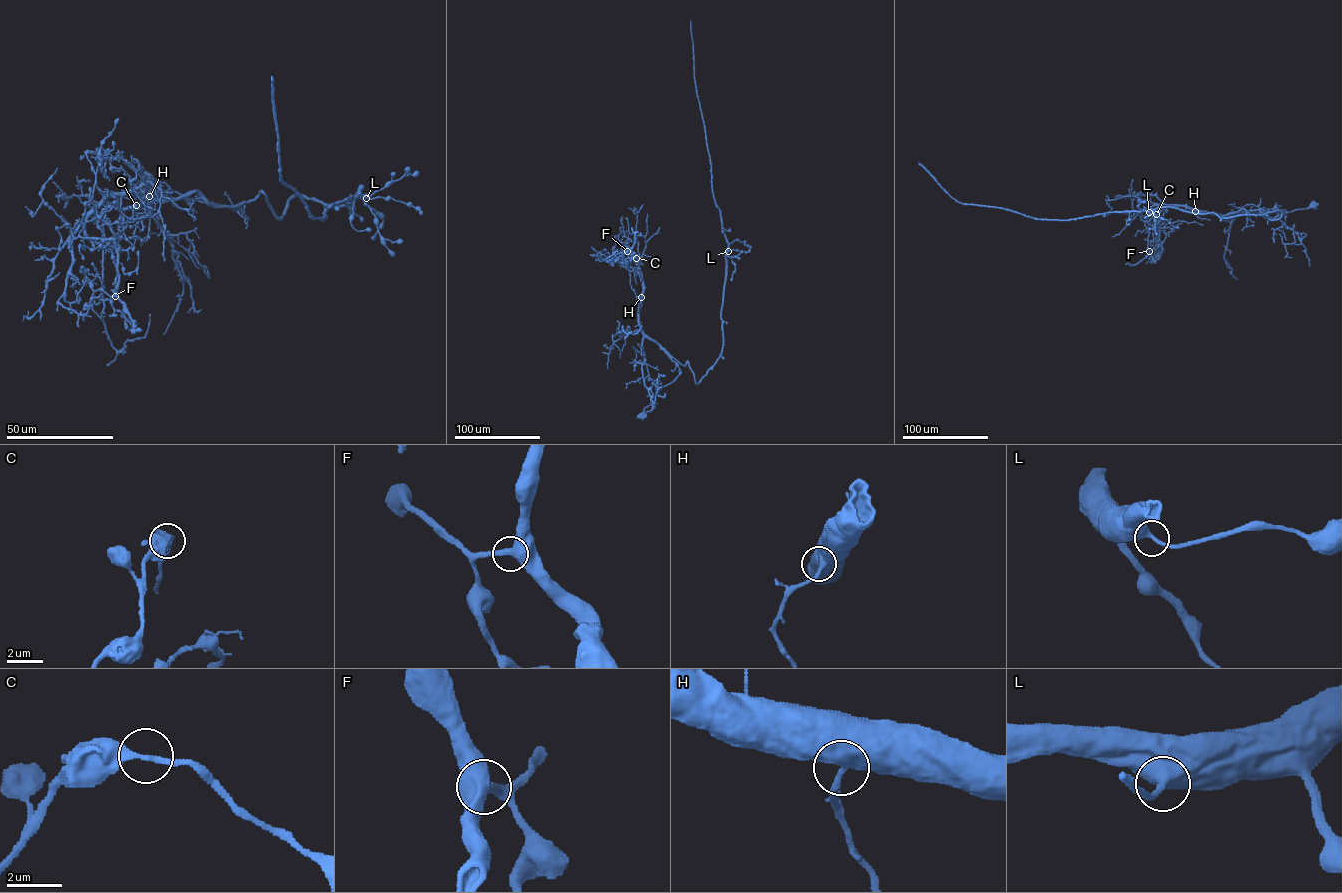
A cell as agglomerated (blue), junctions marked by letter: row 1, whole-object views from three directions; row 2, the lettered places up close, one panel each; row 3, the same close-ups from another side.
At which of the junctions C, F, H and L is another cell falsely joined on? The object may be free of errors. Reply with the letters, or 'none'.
C

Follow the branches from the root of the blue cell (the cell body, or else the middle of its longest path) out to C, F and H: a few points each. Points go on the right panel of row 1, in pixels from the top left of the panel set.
C: (1313, 205), (1271, 220), (1243, 209), (1215, 215), (1168, 205), (1157, 224), (1144, 222), (1156, 214)
F: (1313, 205), (1271, 220), (1243, 209), (1215, 215), (1168, 205), (1154, 226), (1147, 228), (1149, 251)
H: (1313, 205), (1271, 220), (1243, 209), (1224, 215), (1195, 211)

